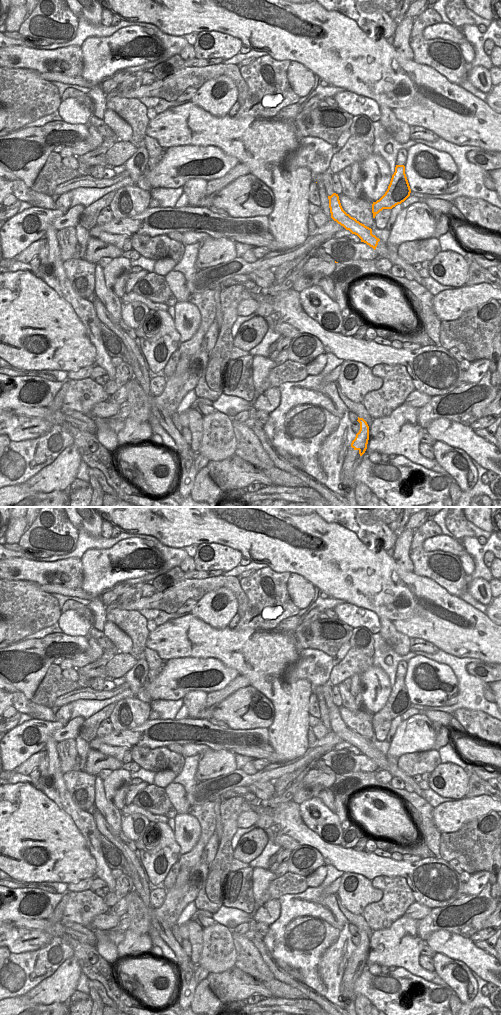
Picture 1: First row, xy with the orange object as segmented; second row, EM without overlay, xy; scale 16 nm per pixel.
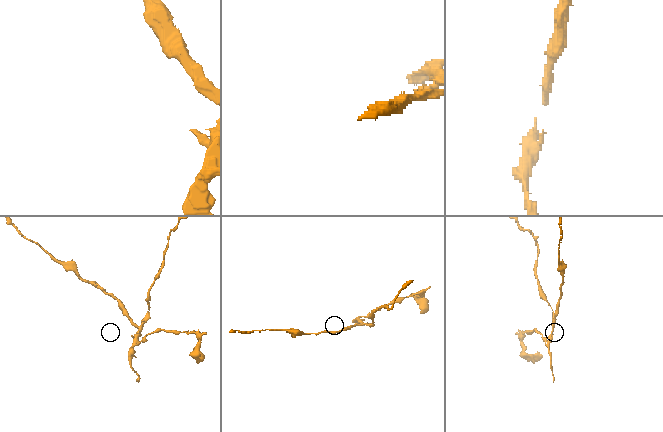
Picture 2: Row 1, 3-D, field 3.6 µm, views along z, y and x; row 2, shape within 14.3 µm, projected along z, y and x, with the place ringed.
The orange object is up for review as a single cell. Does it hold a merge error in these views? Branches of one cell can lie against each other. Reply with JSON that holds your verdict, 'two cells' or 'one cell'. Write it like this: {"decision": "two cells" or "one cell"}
{"decision": "two cells"}

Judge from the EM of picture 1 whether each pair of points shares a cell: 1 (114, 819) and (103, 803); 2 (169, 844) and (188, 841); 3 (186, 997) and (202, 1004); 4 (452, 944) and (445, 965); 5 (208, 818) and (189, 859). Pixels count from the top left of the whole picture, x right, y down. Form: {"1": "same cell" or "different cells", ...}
{"1": "same cell", "2": "different cells", "3": "different cells", "4": "different cells", "5": "same cell"}

